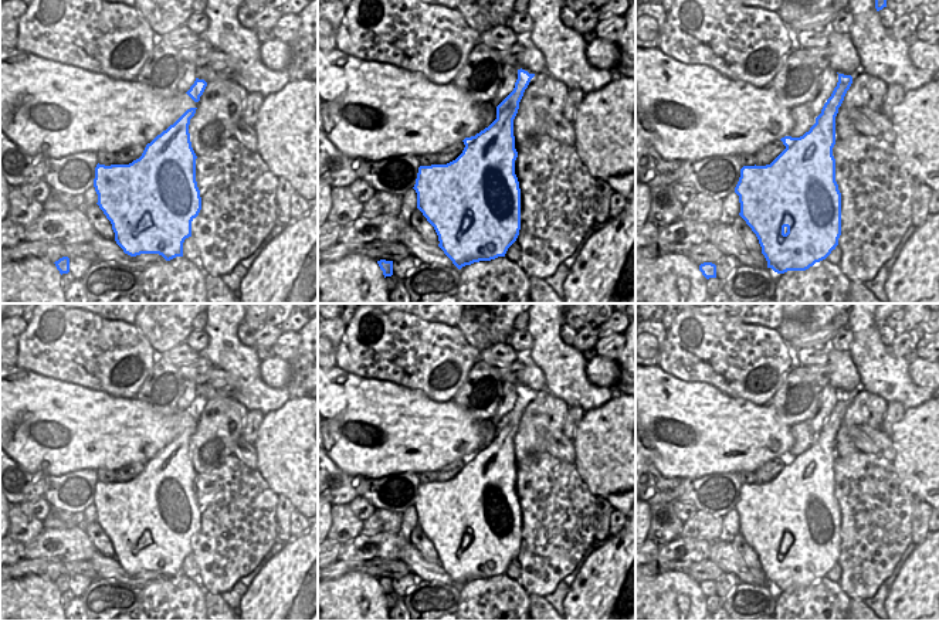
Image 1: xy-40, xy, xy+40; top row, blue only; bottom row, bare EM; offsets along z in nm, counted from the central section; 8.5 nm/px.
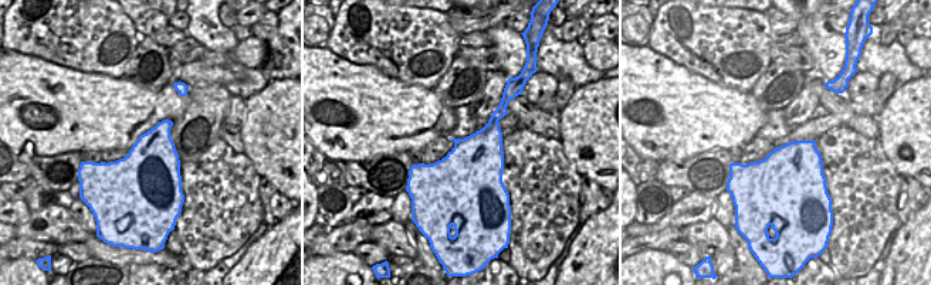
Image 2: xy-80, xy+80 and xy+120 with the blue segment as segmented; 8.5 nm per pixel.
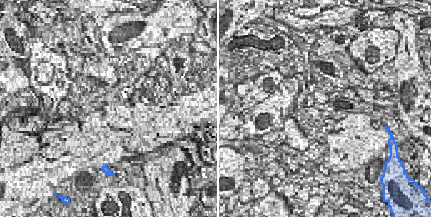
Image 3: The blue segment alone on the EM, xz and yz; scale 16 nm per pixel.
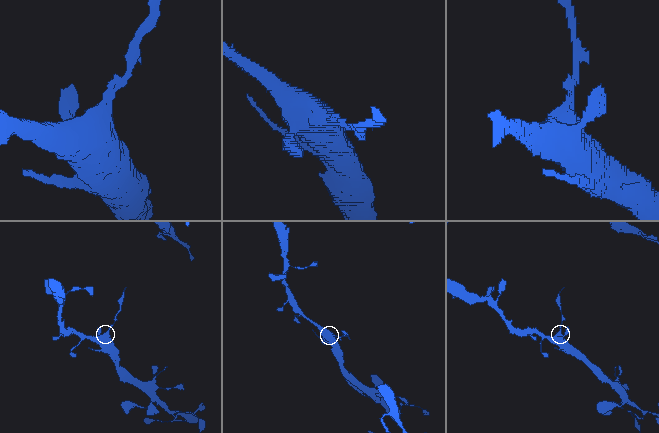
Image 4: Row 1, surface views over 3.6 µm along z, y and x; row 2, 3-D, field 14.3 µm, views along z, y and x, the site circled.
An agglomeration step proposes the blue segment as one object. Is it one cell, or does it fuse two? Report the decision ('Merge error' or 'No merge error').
Merge error

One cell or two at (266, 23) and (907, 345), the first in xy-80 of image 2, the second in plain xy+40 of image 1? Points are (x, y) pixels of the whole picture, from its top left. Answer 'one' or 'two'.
two

